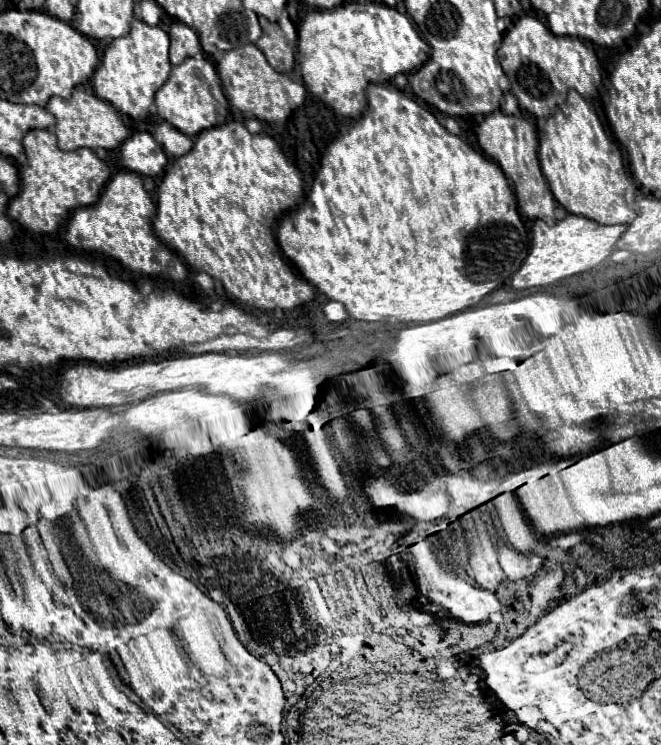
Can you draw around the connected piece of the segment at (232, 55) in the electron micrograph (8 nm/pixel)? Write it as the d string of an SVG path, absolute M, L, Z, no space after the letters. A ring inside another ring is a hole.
M244 45L240 49L226 51L216 65L224 93L230 103L246 115L254 115L266 123L286 123L300 103L306 99L306 89L300 83L294 83L284 73L276 73L266 61L264 53L256 45Z

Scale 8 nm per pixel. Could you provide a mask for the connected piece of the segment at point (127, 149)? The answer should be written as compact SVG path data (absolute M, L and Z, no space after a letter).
M146 131L134 133L132 137L128 137L120 147L120 155L126 169L146 177L162 175L168 163L162 147Z

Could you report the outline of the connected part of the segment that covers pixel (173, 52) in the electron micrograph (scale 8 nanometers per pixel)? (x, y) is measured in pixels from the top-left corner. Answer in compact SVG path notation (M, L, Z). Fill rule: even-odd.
M176 21L170 27L170 63L180 65L186 57L194 57L202 51L198 35L184 23Z

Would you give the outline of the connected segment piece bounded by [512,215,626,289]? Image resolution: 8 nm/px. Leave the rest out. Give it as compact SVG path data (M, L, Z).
M568 215L562 221L556 221L552 227L544 221L534 221L530 253L522 267L512 277L514 289L530 287L548 287L556 281L584 273L600 265L606 257L612 255L616 241L626 231L626 225L600 225L582 215Z

